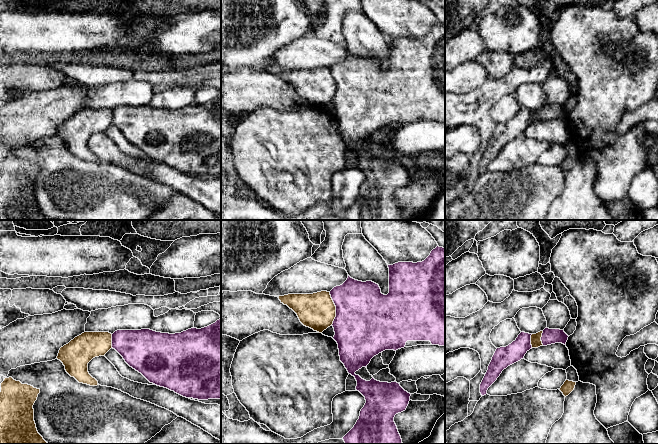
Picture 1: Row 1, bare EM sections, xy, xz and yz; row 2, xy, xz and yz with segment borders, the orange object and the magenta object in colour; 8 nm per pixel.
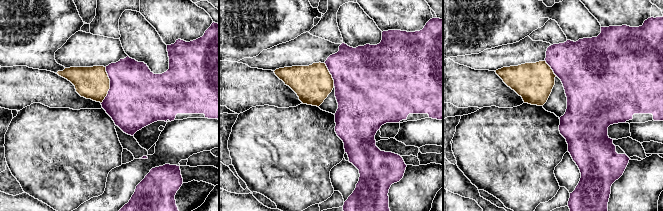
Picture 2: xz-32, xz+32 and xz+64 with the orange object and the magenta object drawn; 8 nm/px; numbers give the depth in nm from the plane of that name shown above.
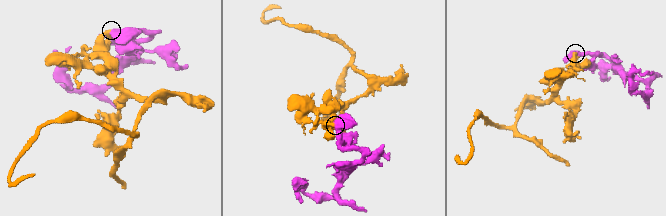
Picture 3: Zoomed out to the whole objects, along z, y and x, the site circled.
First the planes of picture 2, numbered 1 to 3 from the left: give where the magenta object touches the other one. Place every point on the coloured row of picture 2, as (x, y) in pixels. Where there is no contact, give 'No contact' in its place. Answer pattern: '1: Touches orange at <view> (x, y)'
1: Touches orange at xz-32 (109, 85)
2: Touches orange at xz+32 (331, 75)
3: Touches orange at xz+64 (550, 68)

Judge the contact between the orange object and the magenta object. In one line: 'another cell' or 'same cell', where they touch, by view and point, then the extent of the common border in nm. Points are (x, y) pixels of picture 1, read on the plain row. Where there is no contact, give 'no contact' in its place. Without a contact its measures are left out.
same cell; contact xz (335, 84); length 260 nm

